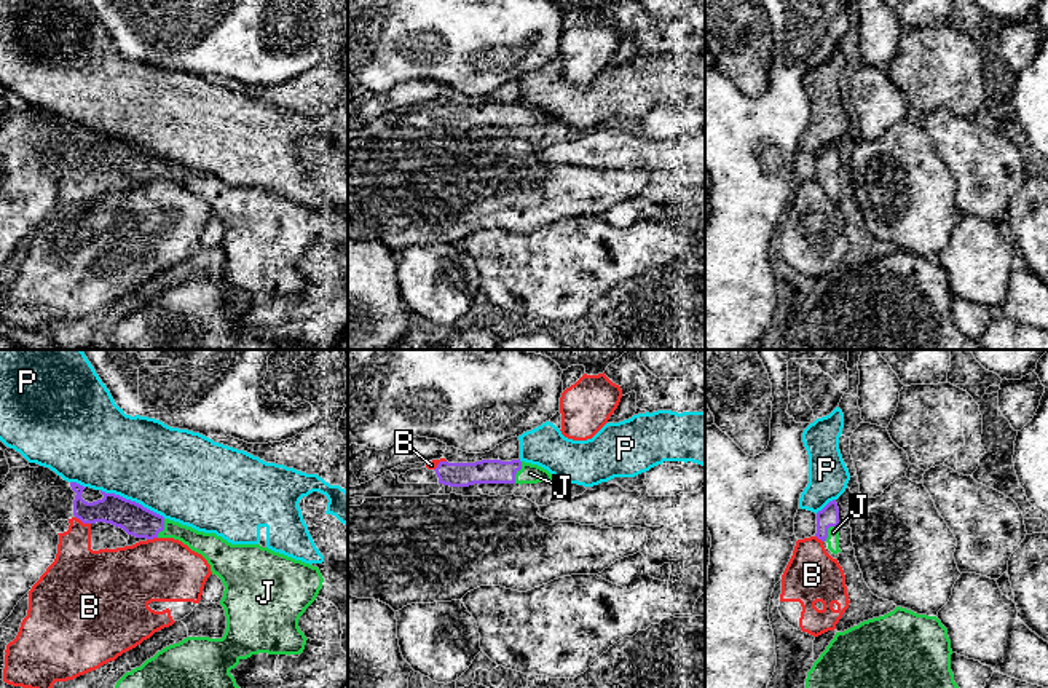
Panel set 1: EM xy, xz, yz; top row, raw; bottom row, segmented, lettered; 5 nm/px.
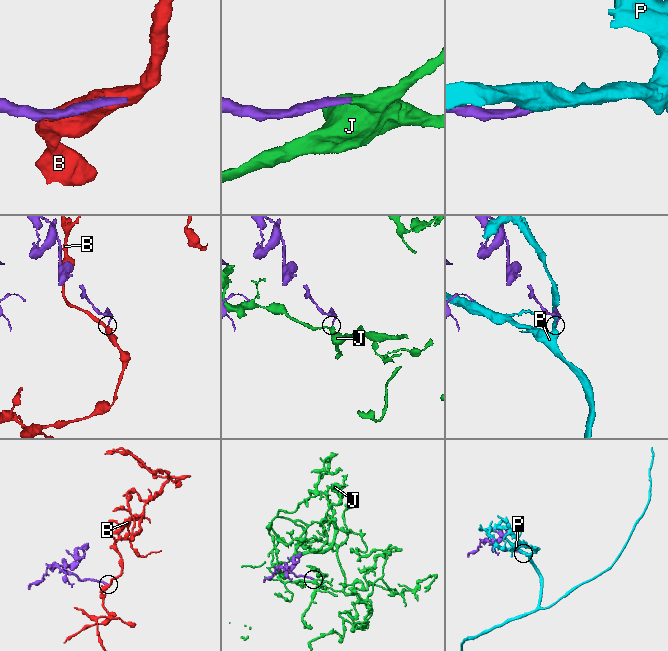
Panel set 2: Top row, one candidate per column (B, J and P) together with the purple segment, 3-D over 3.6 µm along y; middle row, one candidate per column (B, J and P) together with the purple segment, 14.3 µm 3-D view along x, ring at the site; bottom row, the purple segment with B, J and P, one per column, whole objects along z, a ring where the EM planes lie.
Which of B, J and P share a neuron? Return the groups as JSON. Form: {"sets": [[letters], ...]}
{"sets": [["B"], ["J"], ["P"]]}

